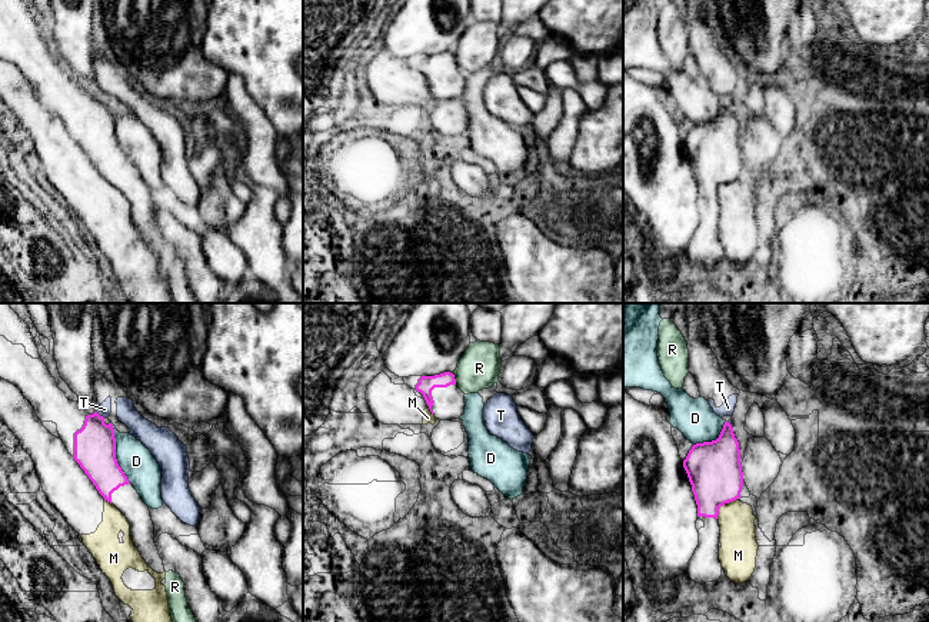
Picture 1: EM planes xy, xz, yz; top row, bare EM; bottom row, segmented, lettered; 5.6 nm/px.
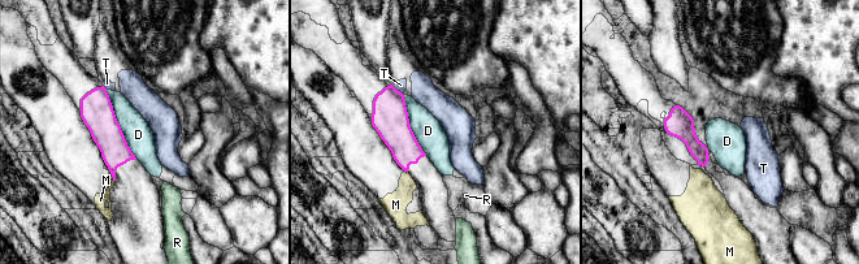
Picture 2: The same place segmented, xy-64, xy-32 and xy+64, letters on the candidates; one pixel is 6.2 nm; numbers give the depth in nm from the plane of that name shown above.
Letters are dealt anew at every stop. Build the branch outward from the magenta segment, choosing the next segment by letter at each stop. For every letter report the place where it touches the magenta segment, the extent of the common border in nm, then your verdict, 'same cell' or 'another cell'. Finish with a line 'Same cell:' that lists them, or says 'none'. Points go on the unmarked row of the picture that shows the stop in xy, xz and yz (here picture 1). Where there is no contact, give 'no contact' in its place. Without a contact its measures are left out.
D: xy (115, 133) | 340 nm | another cell
M: yz (723, 183) | 170 nm | another cell
R: xz (455, 59) | 60 nm | another cell
T: xy (99, 95) | 60 nm | another cell
Same cell: none

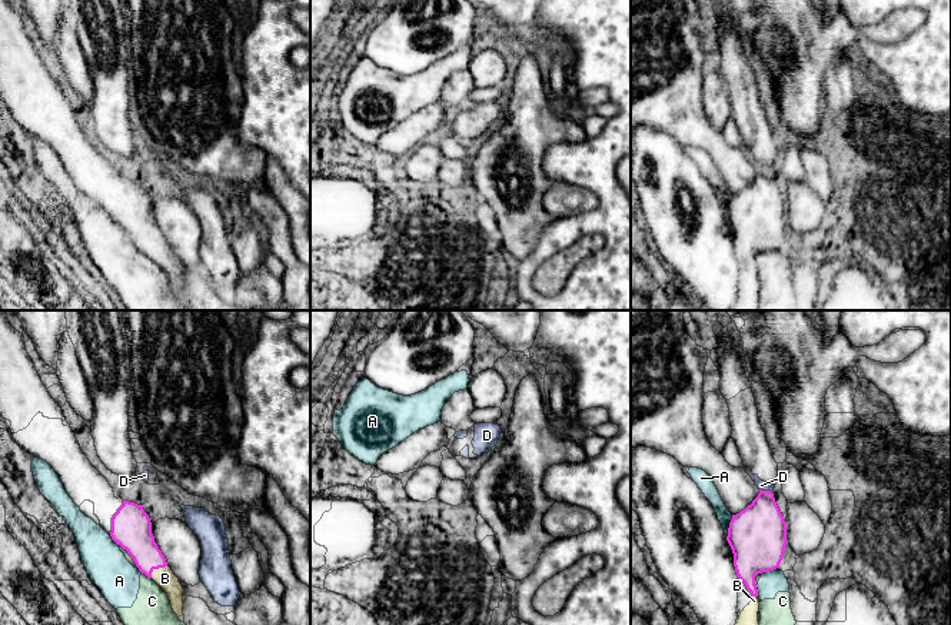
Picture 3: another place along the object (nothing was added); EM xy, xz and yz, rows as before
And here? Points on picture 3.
A: yz (730, 206) | 130 nm | another cell
B: xy (158, 248) | 120 nm | same cell
C: xy (146, 255) | 70 nm | another cell
D: yz (765, 170) | 80 nm | another cell
Same cell: B

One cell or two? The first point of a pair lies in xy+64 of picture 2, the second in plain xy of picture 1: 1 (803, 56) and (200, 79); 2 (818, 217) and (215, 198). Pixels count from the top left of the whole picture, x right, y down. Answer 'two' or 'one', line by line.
1: two
2: one

